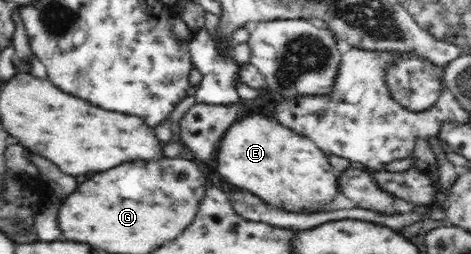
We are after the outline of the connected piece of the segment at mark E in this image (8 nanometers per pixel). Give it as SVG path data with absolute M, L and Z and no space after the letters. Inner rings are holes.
M251 114L231 124L219 143L217 172L227 182L287 212L321 212L339 194L327 154L309 137L271 120L272 116Z

